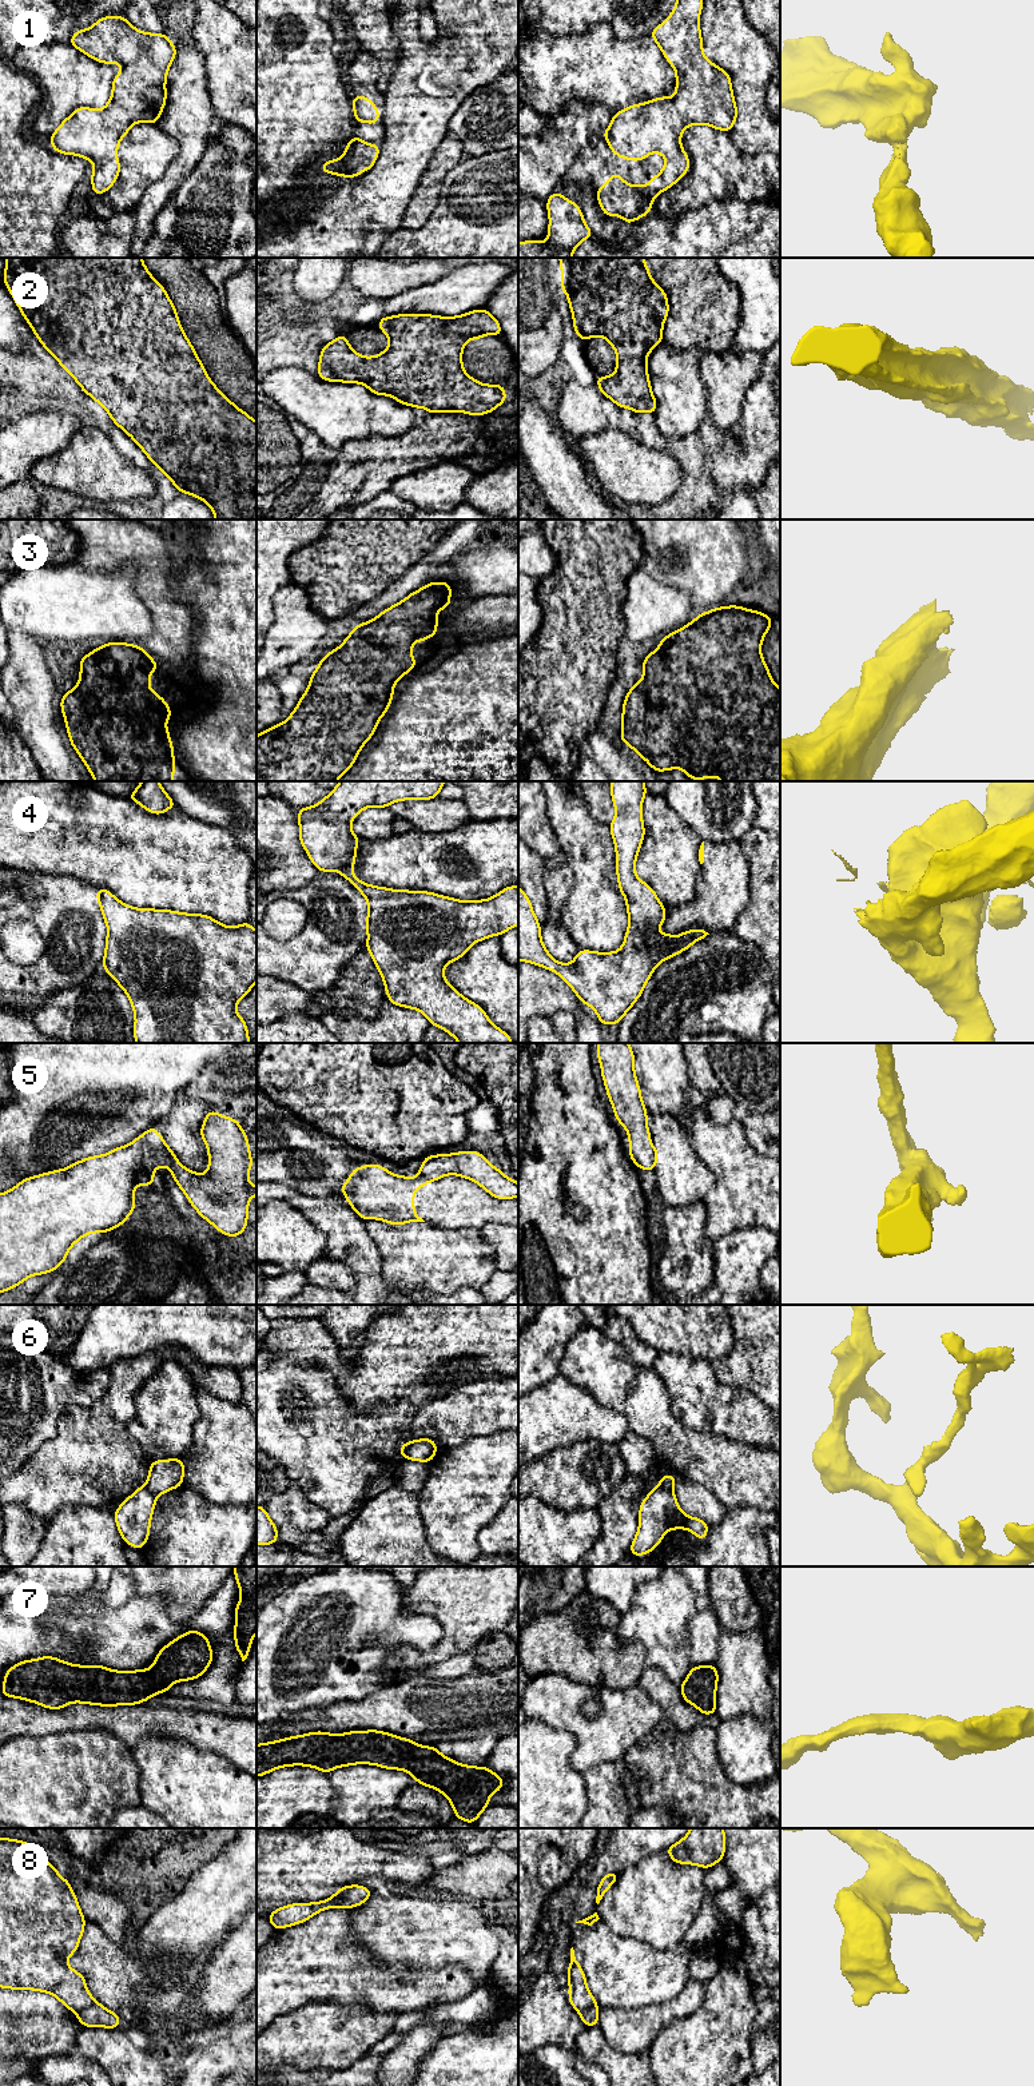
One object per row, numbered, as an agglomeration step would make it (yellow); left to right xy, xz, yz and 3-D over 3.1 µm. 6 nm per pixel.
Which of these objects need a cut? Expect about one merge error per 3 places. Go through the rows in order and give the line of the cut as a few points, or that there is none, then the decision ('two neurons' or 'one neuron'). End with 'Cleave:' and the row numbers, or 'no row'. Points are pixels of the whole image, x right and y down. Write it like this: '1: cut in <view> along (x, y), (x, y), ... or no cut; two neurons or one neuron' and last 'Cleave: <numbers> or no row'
1: no cut; one neuron
2: no cut; one neuron
3: no cut; one neuron
4: cut in xz along (368, 914), (368, 931); two neurons
5: cut in xz along (420, 1174), (434, 1179); two neurons
6: cut in xz along (412, 1441), (406, 1457); two neurons
7: no cut; one neuron
8: cut in xz along (350, 1886), (333, 1906); two neurons
Cleave: 4, 5, 6, 8

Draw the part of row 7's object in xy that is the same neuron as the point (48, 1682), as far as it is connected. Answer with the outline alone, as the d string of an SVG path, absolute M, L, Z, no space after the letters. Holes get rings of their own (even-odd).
M190 1629L159 1651L151 1669L123 1672L44 1656L9 1668L0 1695L49 1709L61 1709L69 1703L134 1705L156 1693L170 1692L174 1683L200 1677L211 1663L207 1636Z

